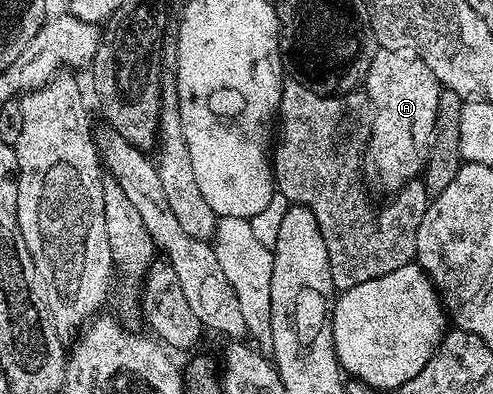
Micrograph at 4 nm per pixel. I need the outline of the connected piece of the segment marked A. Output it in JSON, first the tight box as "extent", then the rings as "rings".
{"extent":[362,49,442,192],"rings":[[[377,49],[375,53],[371,55],[368,73],[362,83],[372,101],[372,134],[370,130],[366,150],[370,158],[372,154],[381,184],[389,192],[395,192],[407,183],[404,182],[407,178],[419,179],[423,175],[432,147],[442,87],[421,58],[411,58],[396,50]]]}

